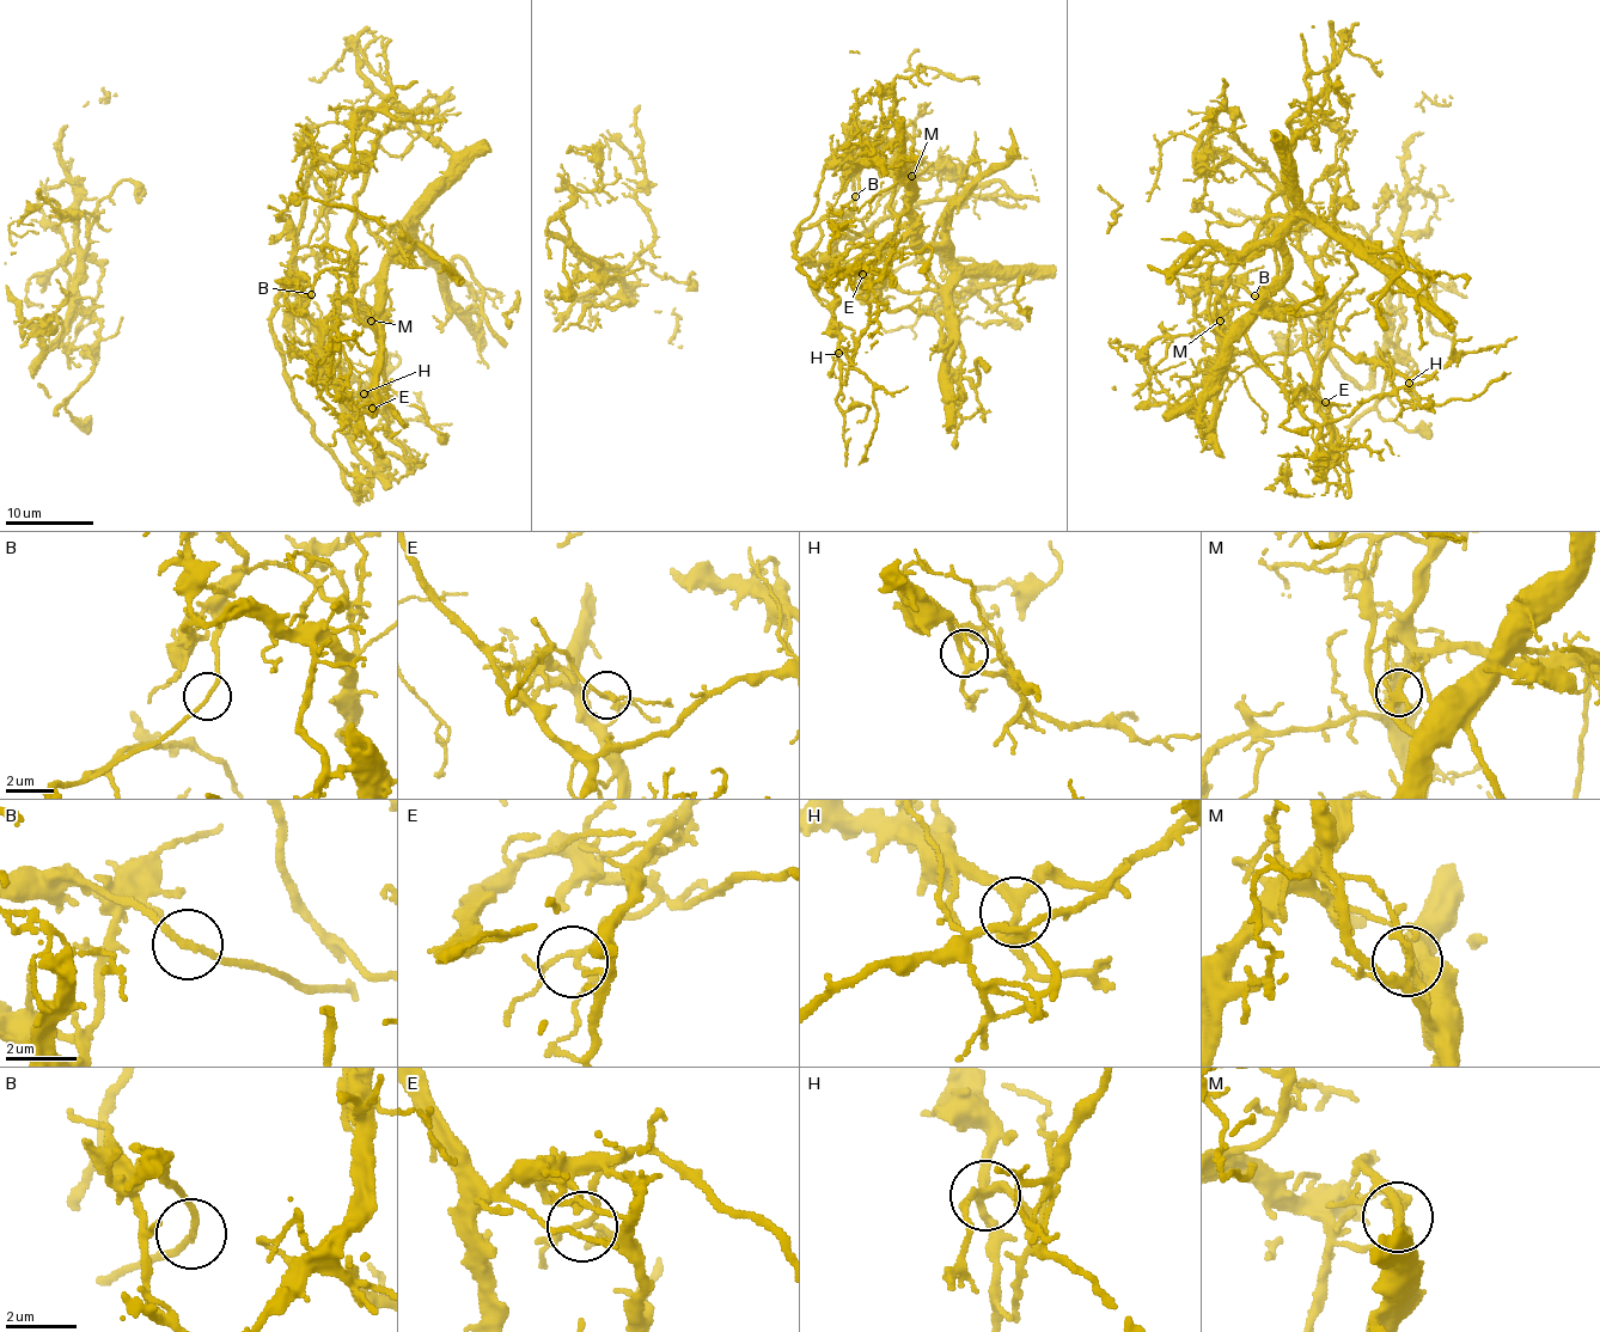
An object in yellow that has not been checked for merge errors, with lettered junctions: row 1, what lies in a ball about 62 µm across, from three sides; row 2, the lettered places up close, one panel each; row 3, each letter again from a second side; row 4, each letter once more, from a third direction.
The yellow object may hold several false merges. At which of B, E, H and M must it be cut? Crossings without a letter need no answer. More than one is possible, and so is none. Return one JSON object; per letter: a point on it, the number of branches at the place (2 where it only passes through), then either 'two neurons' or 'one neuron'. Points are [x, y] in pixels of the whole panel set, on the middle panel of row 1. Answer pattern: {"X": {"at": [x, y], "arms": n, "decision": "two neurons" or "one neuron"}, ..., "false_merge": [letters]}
{"B": {"at": [855, 196], "arms": 2, "decision": "two neurons"}, "E": {"at": [862, 274], "arms": 3, "decision": "one neuron"}, "H": {"at": [838, 353], "arms": 4, "decision": "one neuron"}, "M": {"at": [911, 176], "arms": 4, "decision": "two neurons"}, "false_merge": ["B", "M"]}

